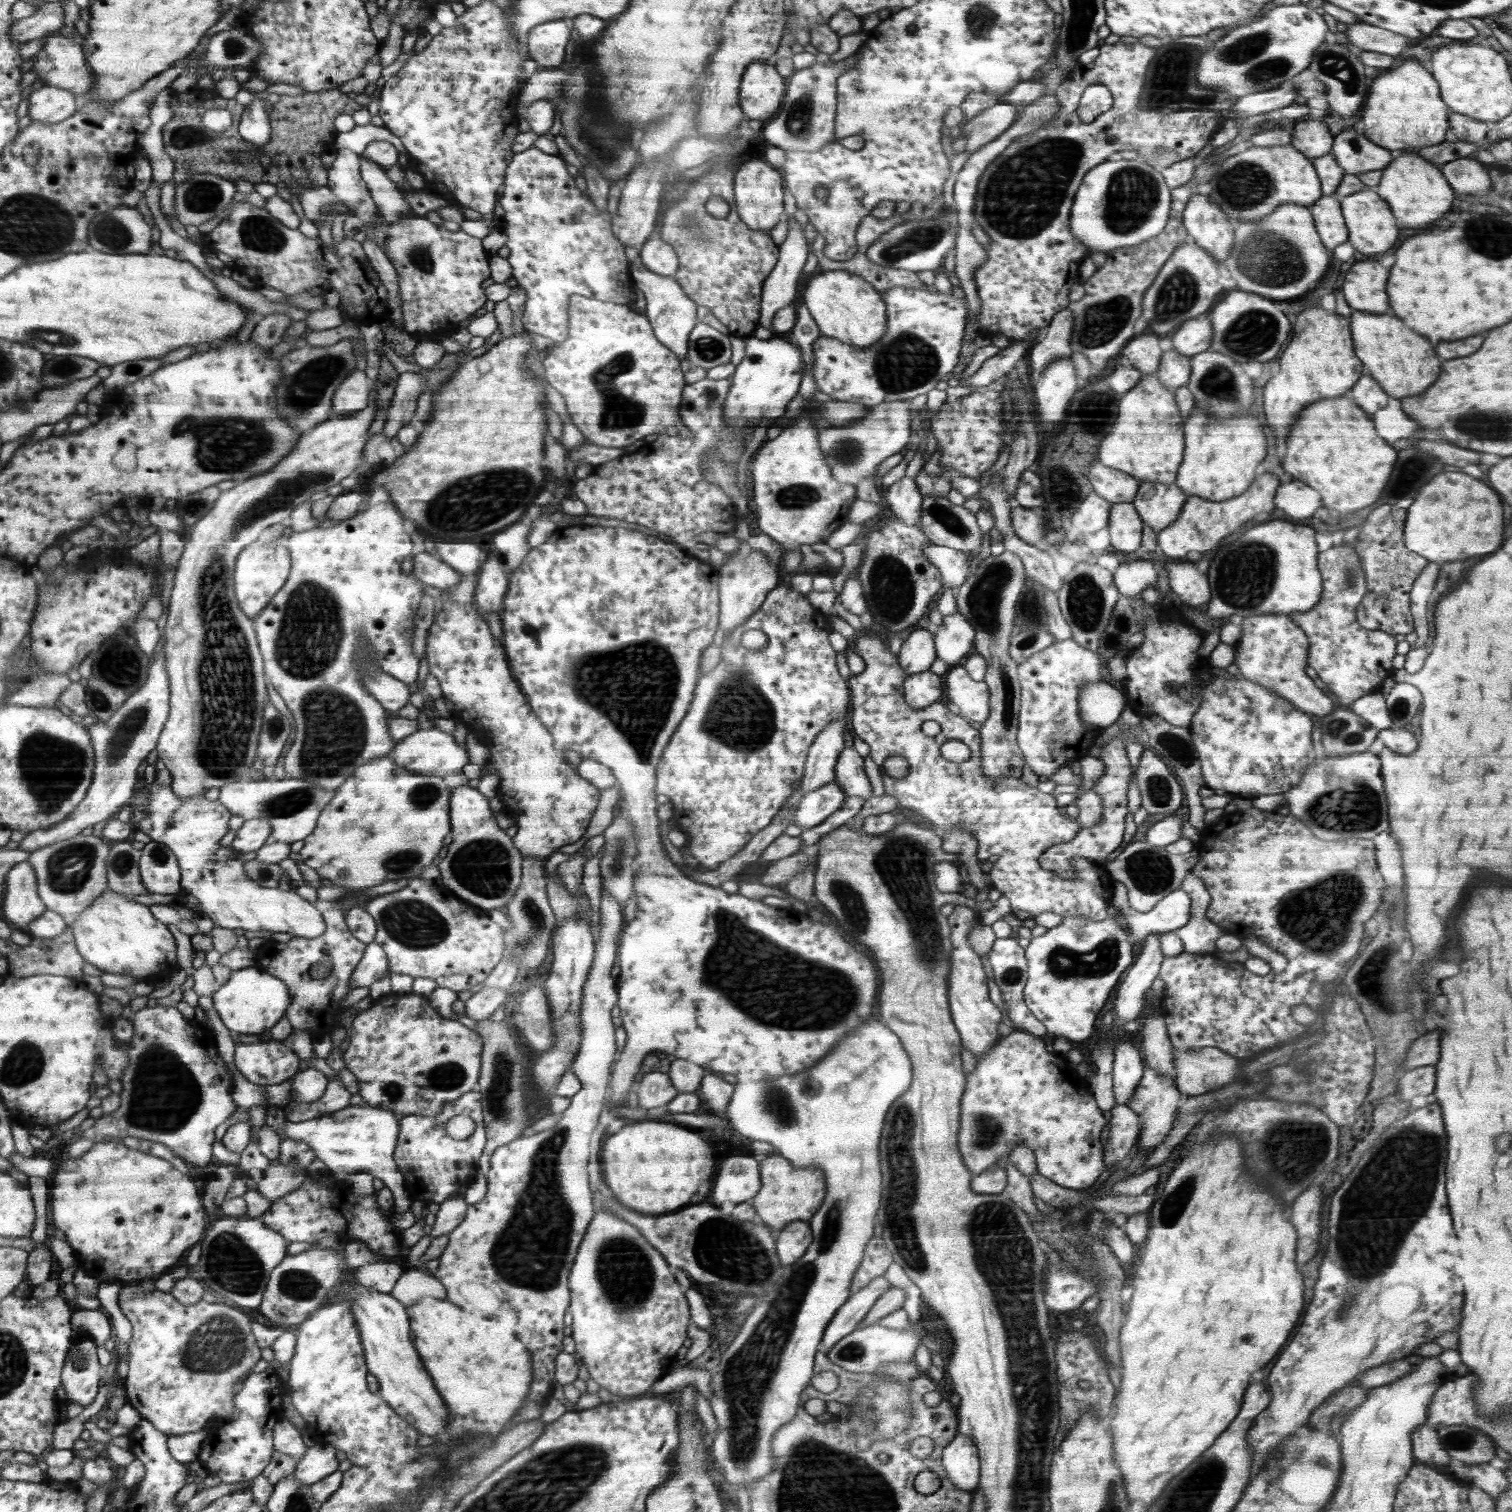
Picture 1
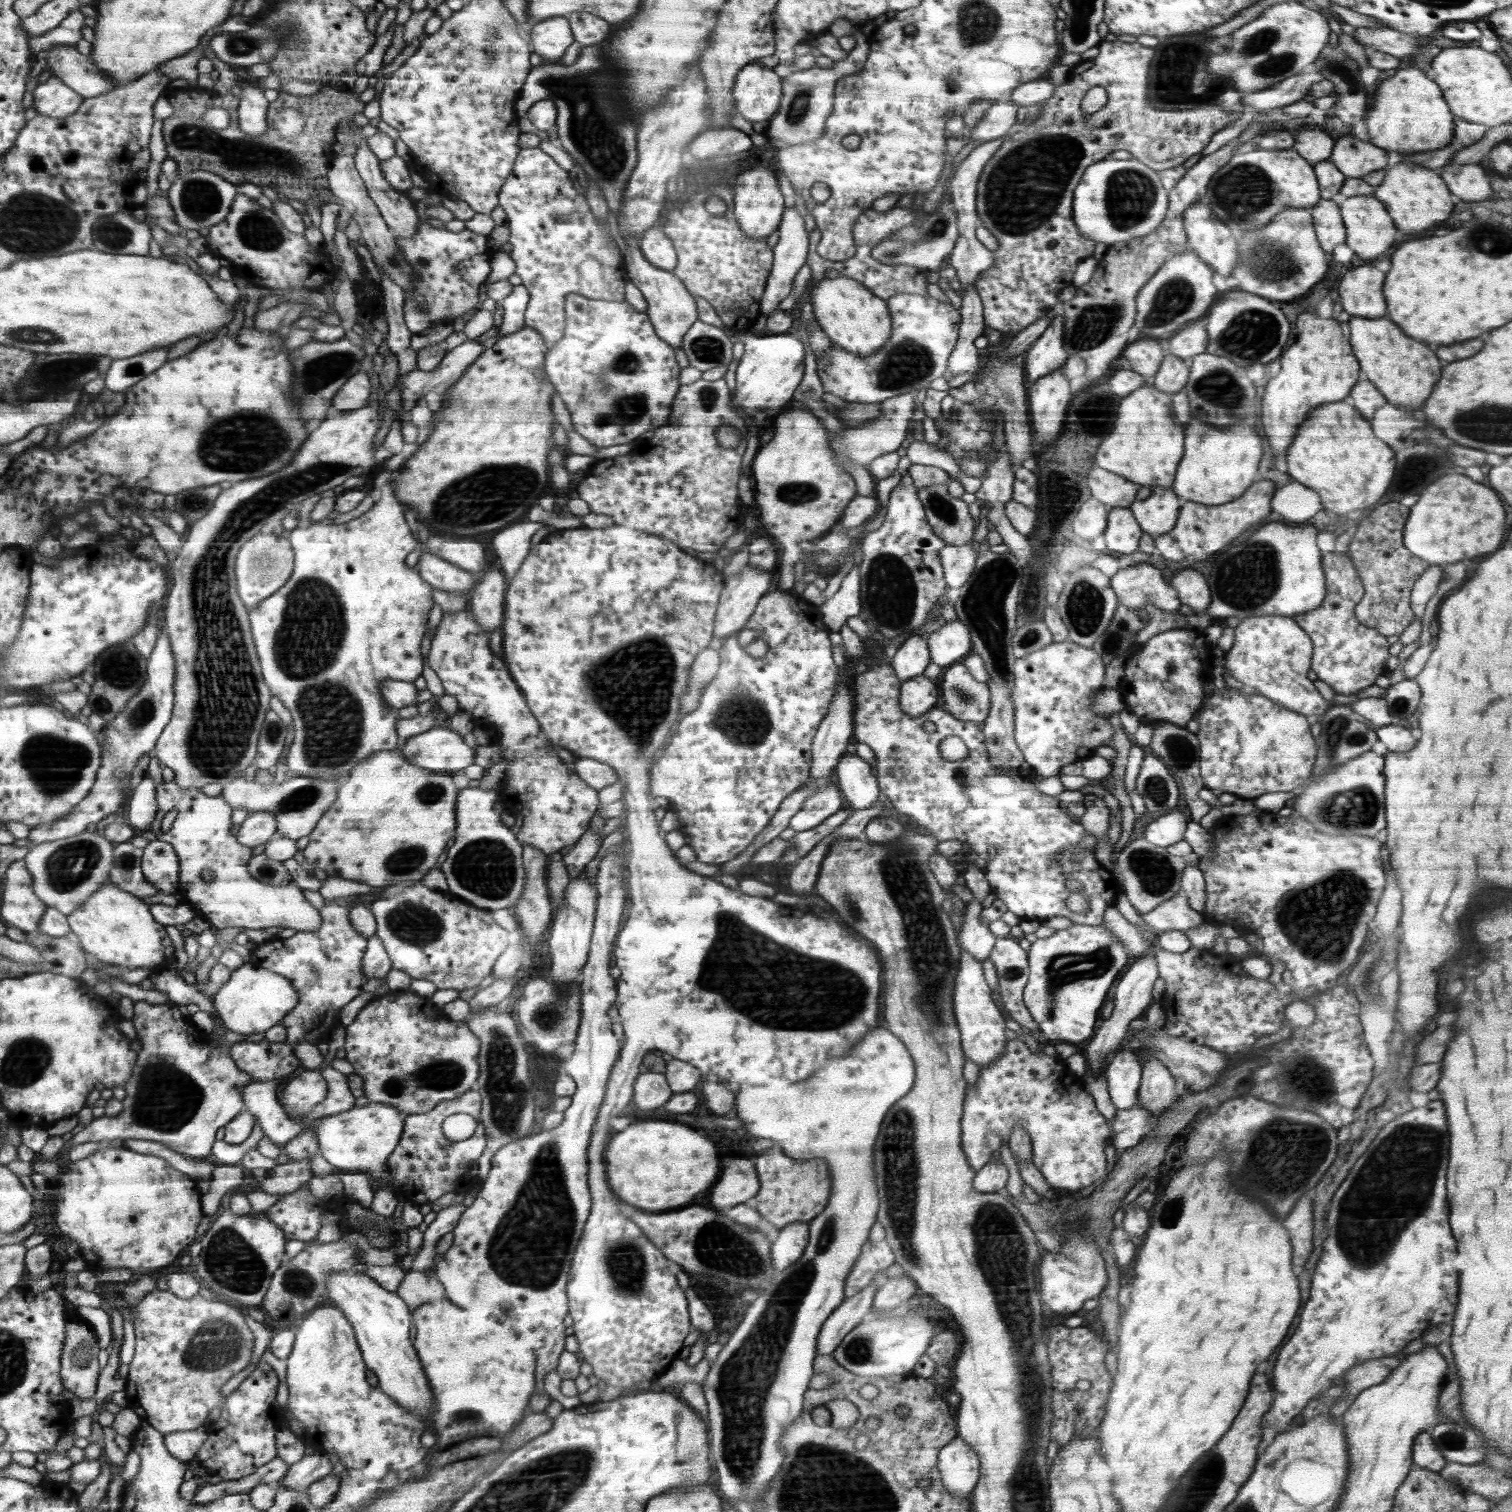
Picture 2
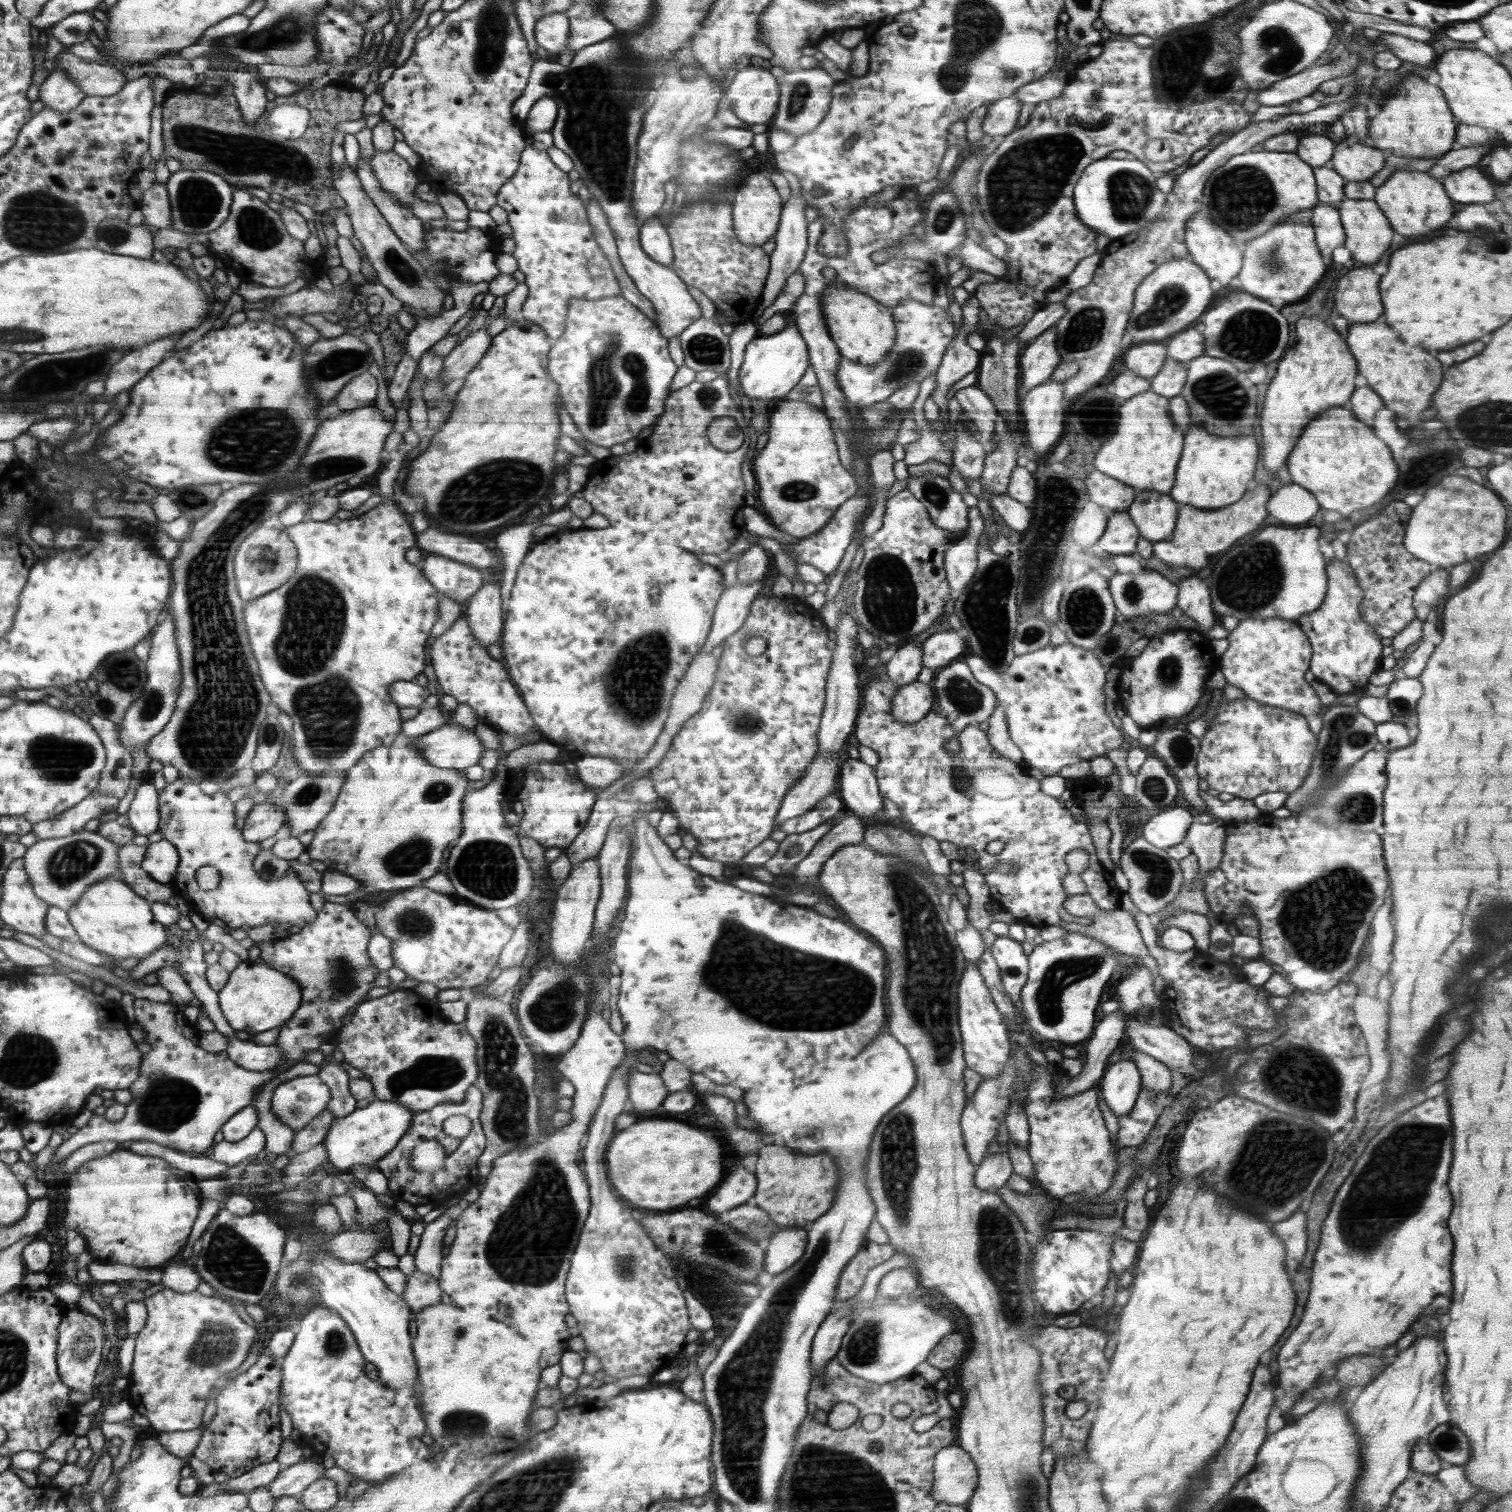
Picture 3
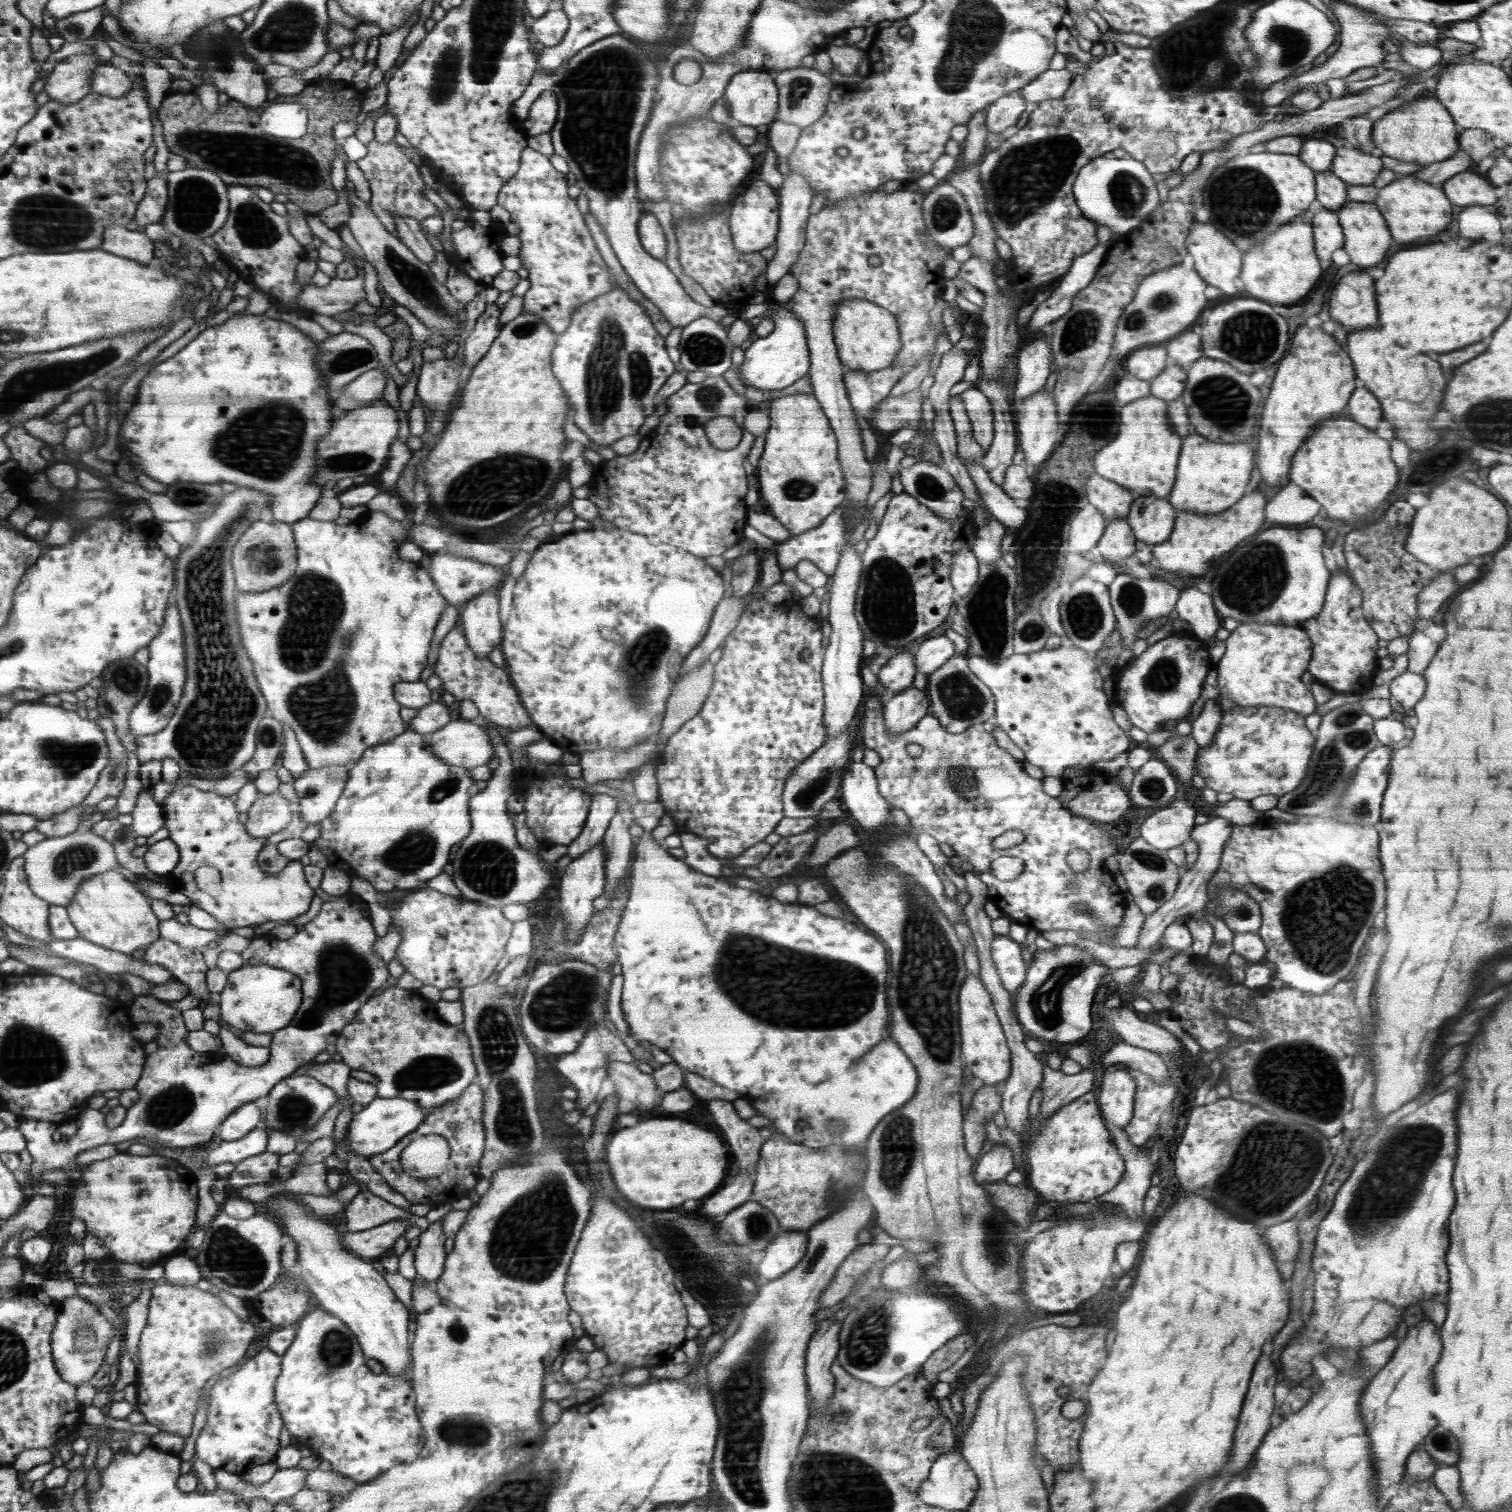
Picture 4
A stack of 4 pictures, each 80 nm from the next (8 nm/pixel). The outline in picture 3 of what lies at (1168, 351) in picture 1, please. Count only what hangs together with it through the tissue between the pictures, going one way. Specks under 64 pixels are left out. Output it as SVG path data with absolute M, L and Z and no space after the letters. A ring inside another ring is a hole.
M1167 358L1162 368L1151 378L1150 391L1169 400L1180 395L1186 381L1186 365Z

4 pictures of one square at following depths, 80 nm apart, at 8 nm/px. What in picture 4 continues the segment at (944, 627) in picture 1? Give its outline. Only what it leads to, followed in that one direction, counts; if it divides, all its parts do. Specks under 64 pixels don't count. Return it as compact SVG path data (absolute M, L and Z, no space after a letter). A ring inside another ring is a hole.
M945 634L922 641L914 659L917 672L922 672L926 676L932 674L957 654L954 650L956 648L953 641Z

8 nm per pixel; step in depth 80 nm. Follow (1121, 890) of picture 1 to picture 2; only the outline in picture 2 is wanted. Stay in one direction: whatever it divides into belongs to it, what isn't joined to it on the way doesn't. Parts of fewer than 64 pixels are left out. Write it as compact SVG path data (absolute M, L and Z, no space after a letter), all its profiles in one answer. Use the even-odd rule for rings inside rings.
M1182 891L1155 910L1142 913L1142 922L1156 934L1167 931L1178 930L1186 932L1192 930L1193 926L1204 923L1203 913L1189 908L1187 898Z

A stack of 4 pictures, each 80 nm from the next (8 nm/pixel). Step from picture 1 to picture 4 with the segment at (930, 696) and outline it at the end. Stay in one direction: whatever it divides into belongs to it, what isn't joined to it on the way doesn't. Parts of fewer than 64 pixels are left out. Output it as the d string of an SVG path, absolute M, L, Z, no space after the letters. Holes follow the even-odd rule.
M914 686L897 692L884 702L885 725L893 735L914 728L928 714L929 696L925 690Z

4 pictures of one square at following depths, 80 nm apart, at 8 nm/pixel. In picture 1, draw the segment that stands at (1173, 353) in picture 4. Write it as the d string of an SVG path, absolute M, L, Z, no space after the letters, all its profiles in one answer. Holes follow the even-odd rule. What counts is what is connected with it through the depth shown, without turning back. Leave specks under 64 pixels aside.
M1207 313L1201 314L1194 320L1185 320L1186 324L1174 332L1172 342L1168 344L1176 352L1191 357L1209 350L1212 342L1213 328Z

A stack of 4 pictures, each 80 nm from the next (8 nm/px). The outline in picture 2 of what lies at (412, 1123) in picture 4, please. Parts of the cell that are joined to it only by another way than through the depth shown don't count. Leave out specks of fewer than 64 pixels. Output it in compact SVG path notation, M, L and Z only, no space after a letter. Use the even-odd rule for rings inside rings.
M368 1103L364 1106L354 1105L349 1111L333 1114L327 1117L319 1118L315 1129L318 1139L318 1148L320 1155L328 1161L334 1168L340 1172L348 1173L367 1173L375 1178L383 1178L388 1184L388 1188L394 1190L390 1184L393 1184L393 1176L388 1173L386 1161L404 1132L406 1114L401 1109L394 1108L393 1105L384 1103Z

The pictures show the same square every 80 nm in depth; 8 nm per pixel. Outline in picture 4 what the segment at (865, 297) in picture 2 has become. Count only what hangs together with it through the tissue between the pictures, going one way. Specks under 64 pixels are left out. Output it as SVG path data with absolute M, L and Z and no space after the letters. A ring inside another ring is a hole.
M846 299L836 308L833 336L845 368L867 373L886 370L894 364L903 346L897 318L882 305L864 299Z

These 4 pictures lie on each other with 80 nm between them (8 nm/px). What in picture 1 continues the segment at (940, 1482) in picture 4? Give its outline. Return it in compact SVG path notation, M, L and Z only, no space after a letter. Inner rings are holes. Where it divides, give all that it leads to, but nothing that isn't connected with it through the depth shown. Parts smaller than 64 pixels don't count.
M958 1433L943 1450L942 1466L950 1484L958 1490L976 1492L980 1476L980 1459L975 1442Z

